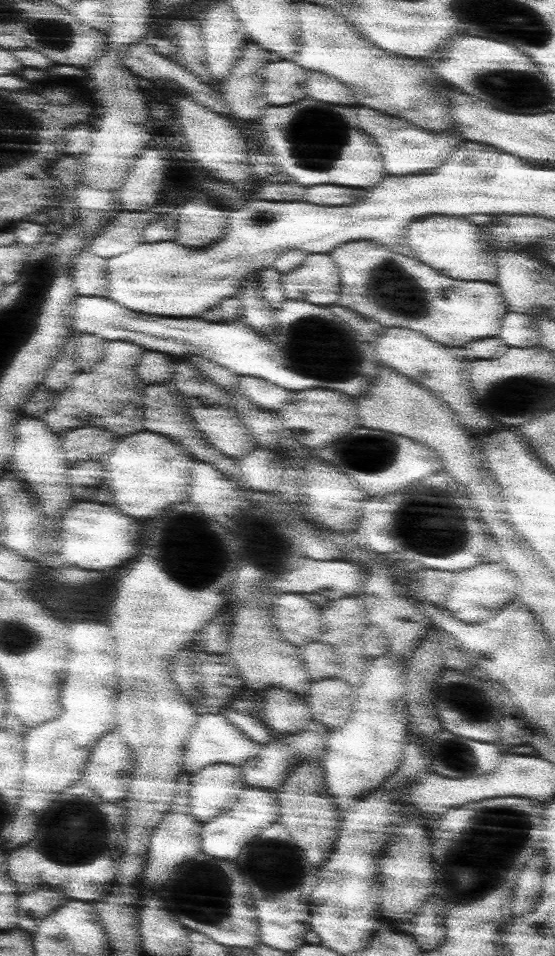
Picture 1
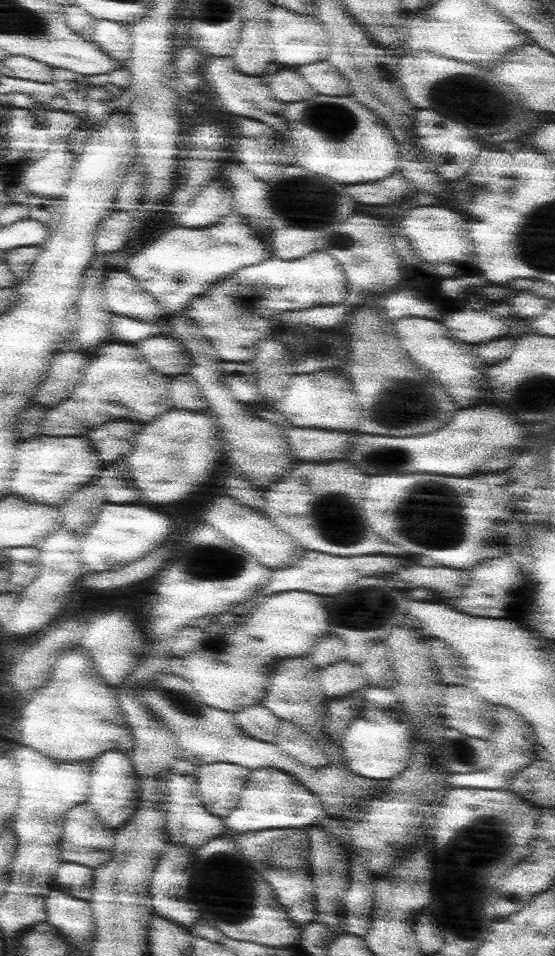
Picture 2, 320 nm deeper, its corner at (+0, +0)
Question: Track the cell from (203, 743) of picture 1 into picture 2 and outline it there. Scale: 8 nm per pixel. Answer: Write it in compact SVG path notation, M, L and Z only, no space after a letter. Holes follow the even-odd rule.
M252 705L235 711L239 725L251 737L261 738L266 742L277 742L280 735L280 718L269 708L261 705Z

